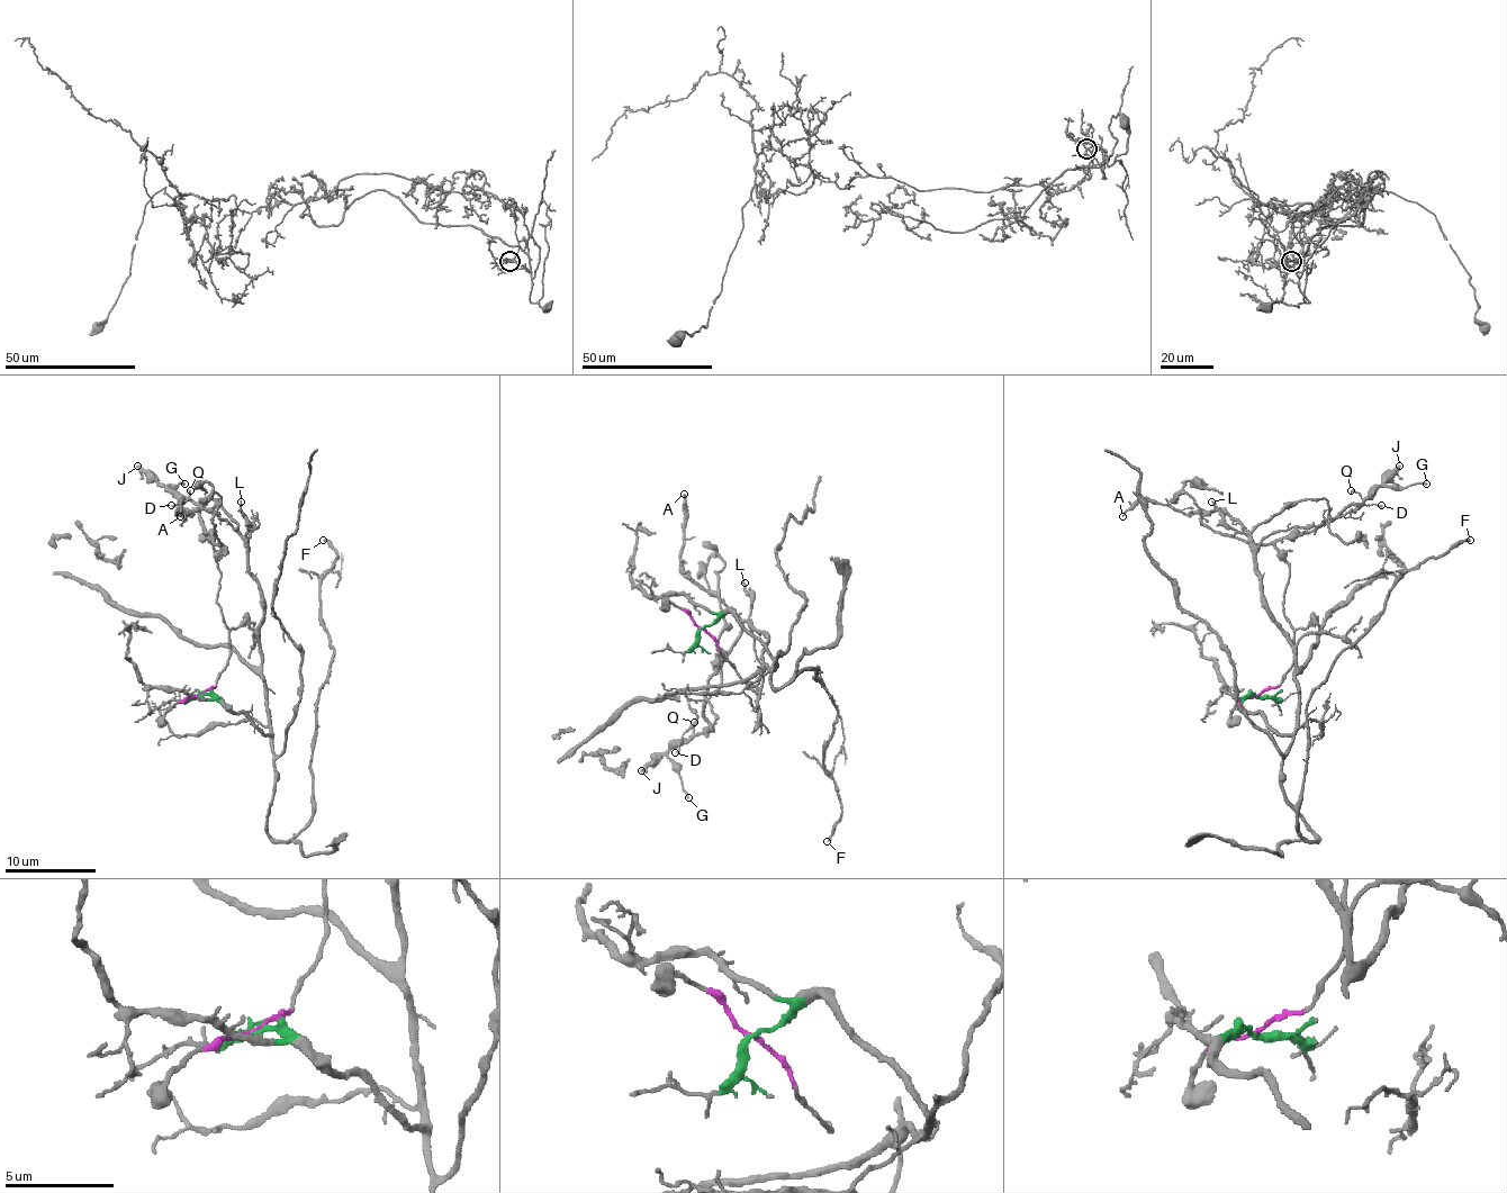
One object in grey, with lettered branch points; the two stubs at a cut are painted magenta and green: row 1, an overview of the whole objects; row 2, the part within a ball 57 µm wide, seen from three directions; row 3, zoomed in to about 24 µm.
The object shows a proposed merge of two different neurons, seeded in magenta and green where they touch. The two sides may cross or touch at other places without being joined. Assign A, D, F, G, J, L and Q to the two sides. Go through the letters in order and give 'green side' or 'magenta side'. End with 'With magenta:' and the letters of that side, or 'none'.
A: green side
D: green side
F: green side
G: magenta side
J: magenta side
L: green side
Q: magenta side
With magenta: G, J, Q

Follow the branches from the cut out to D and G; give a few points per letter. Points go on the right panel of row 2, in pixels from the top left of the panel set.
D: (1257, 697), (1242, 706), (1291, 734), (1293, 645), (1266, 605), (1253, 531), (1307, 498), (1333, 517), (1382, 505)
G: (1257, 695), (1278, 684), (1296, 654), (1282, 600), (1289, 565), (1275, 544), (1335, 520), (1382, 487), (1427, 482)

